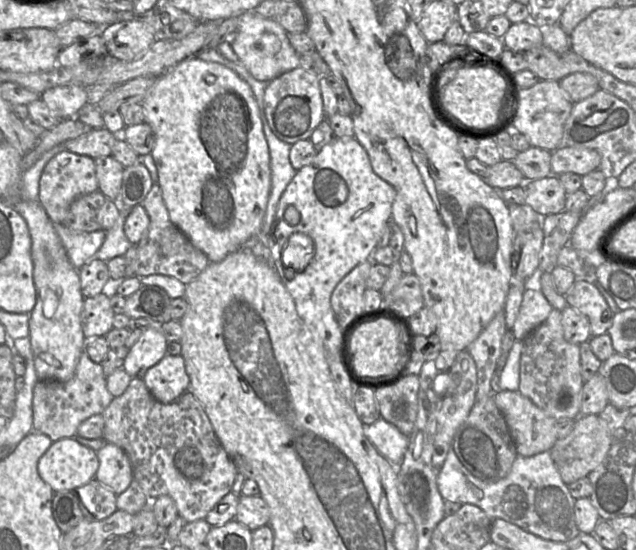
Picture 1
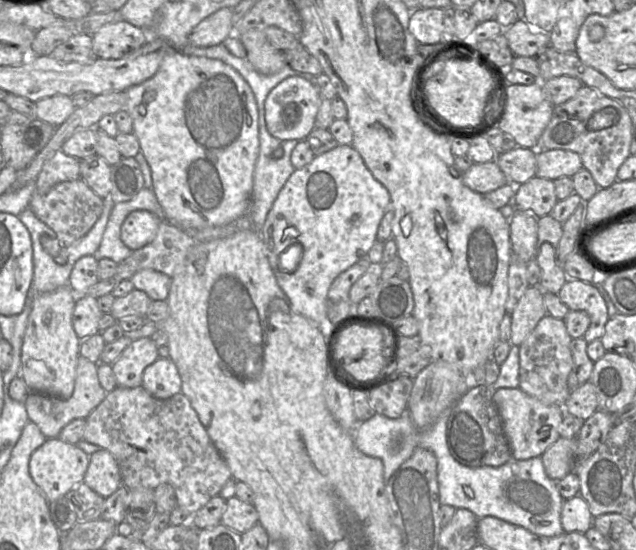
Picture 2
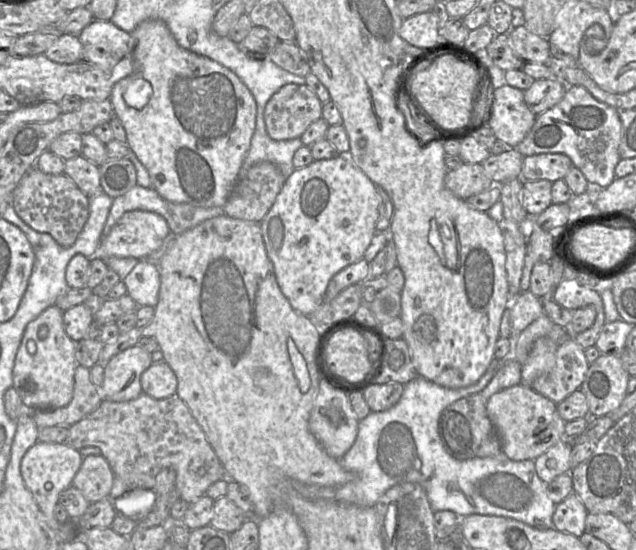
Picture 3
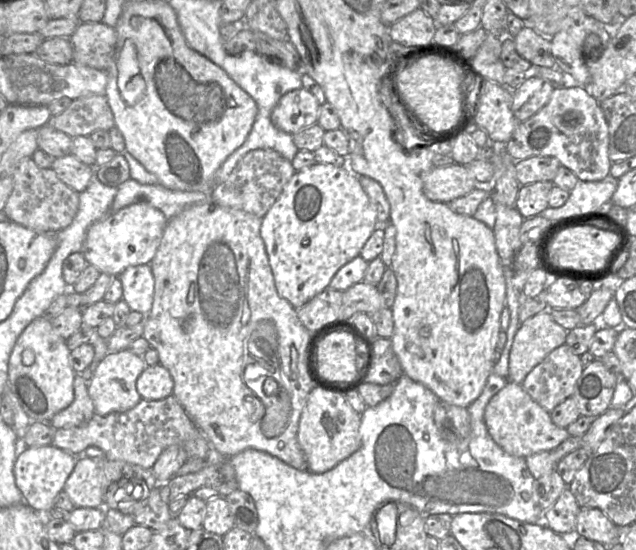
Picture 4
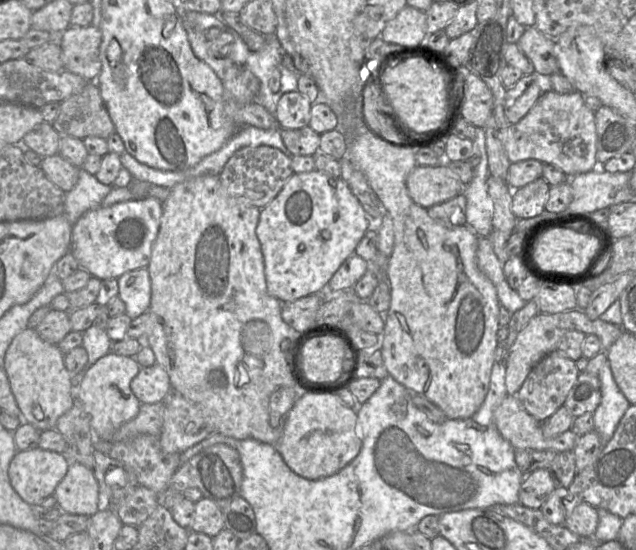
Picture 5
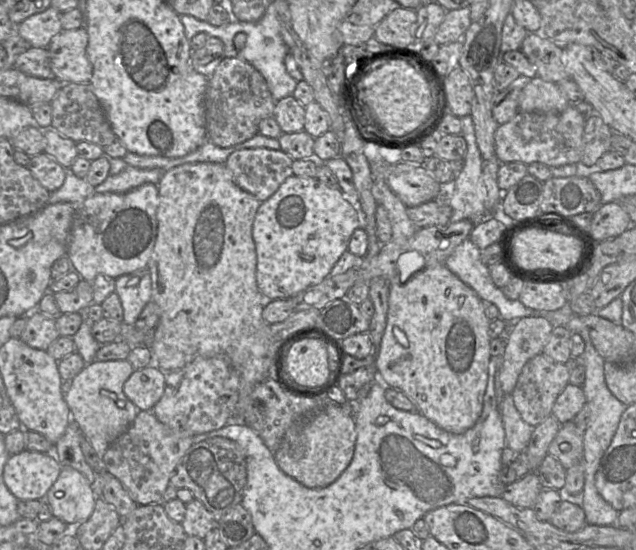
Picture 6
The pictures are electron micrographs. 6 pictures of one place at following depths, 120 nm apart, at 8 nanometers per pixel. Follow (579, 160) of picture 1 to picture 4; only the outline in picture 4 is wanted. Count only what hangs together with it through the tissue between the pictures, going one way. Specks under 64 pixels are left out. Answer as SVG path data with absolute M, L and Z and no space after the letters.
M532 156L515 162L517 180L521 185L554 179L560 161L553 156Z

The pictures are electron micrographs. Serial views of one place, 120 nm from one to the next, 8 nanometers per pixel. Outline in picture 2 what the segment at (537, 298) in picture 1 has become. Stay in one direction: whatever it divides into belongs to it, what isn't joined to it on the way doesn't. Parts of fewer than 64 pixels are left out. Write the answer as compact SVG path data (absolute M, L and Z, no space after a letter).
M529 286L511 314L511 345L520 346L546 315L543 291Z

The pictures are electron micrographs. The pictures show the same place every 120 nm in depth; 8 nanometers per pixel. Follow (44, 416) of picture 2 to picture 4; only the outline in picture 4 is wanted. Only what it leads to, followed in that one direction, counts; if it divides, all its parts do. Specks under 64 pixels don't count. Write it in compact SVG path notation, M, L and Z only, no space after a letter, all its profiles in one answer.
M80 374L74 377L74 400L49 421L55 429L79 427L95 414L93 402L88 394L88 382Z

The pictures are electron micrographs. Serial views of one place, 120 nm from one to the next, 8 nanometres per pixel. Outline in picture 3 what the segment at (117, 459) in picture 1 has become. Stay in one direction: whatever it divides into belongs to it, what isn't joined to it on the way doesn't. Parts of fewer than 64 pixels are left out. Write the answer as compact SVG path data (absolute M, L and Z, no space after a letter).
M89 455L83 458L72 486L92 504L104 498L109 499L114 477L115 474L102 455Z

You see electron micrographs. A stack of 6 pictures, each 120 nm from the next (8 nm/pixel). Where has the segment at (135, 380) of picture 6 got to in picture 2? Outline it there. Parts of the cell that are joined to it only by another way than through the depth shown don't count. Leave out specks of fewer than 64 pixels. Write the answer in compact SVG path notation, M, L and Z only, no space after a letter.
M158 358L142 375L143 388L153 397L168 399L181 392L181 378L170 358Z

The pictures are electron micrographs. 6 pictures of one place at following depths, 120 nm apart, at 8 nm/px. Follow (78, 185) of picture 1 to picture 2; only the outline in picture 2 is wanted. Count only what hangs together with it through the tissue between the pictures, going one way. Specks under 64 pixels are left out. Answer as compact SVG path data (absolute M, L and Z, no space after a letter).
M62 150L42 167L36 183L36 192L47 194L56 184L80 179L80 160L66 155Z

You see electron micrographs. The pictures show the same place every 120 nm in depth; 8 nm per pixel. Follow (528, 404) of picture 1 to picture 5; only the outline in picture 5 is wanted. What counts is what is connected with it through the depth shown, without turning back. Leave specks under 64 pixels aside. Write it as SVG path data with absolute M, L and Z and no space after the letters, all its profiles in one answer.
M507 395L493 412L495 426L501 436L516 449L529 451L552 450L557 453L573 451L580 436L571 429L561 435L547 439L542 434L541 423L526 412L515 395Z

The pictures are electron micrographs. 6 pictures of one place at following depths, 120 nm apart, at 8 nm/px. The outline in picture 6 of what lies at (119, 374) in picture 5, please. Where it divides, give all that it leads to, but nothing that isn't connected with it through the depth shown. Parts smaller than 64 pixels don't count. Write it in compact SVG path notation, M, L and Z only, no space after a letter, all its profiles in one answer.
M127 359L93 361L86 364L70 384L65 384L64 399L70 409L70 418L101 458L111 443L130 427L139 412L123 391L124 383L134 370Z

